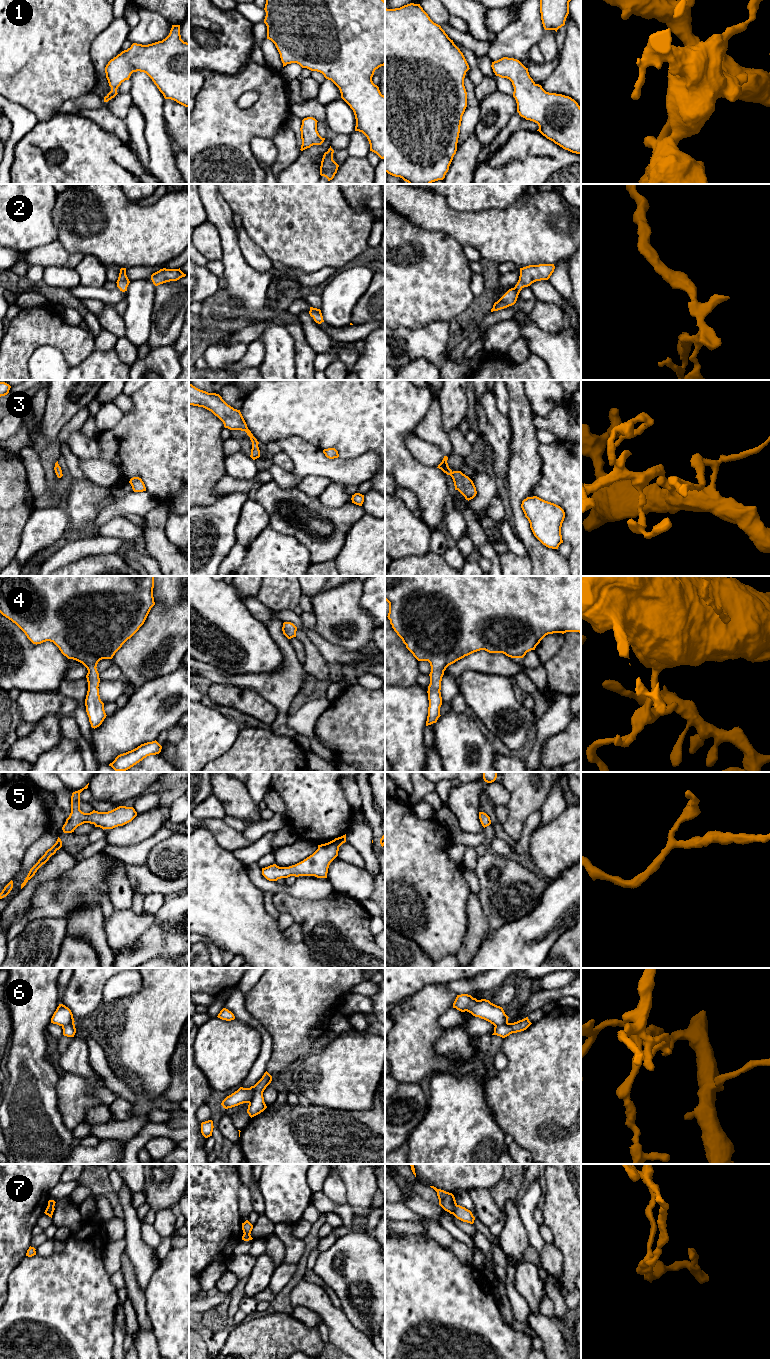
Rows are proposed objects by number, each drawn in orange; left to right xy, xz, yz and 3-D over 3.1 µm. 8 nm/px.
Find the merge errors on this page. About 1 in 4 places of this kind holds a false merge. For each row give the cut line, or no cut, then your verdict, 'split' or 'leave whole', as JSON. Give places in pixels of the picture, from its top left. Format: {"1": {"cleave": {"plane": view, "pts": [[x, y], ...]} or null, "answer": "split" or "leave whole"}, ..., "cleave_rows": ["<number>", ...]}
{"1": {"cleave": null, "answer": "leave whole"}, "2": {"cleave": null, "answer": "leave whole"}, "3": {"cleave": null, "answer": "leave whole"}, "4": {"cleave": null, "answer": "leave whole"}, "5": {"cleave": null, "answer": "leave whole"}, "6": {"cleave": null, "answer": "leave whole"}, "7": {"cleave": {"plane": "yz", "pts": [[456, 1203], [451, 1213]]}, "answer": "split"}, "cleave_rows": ["7"]}

